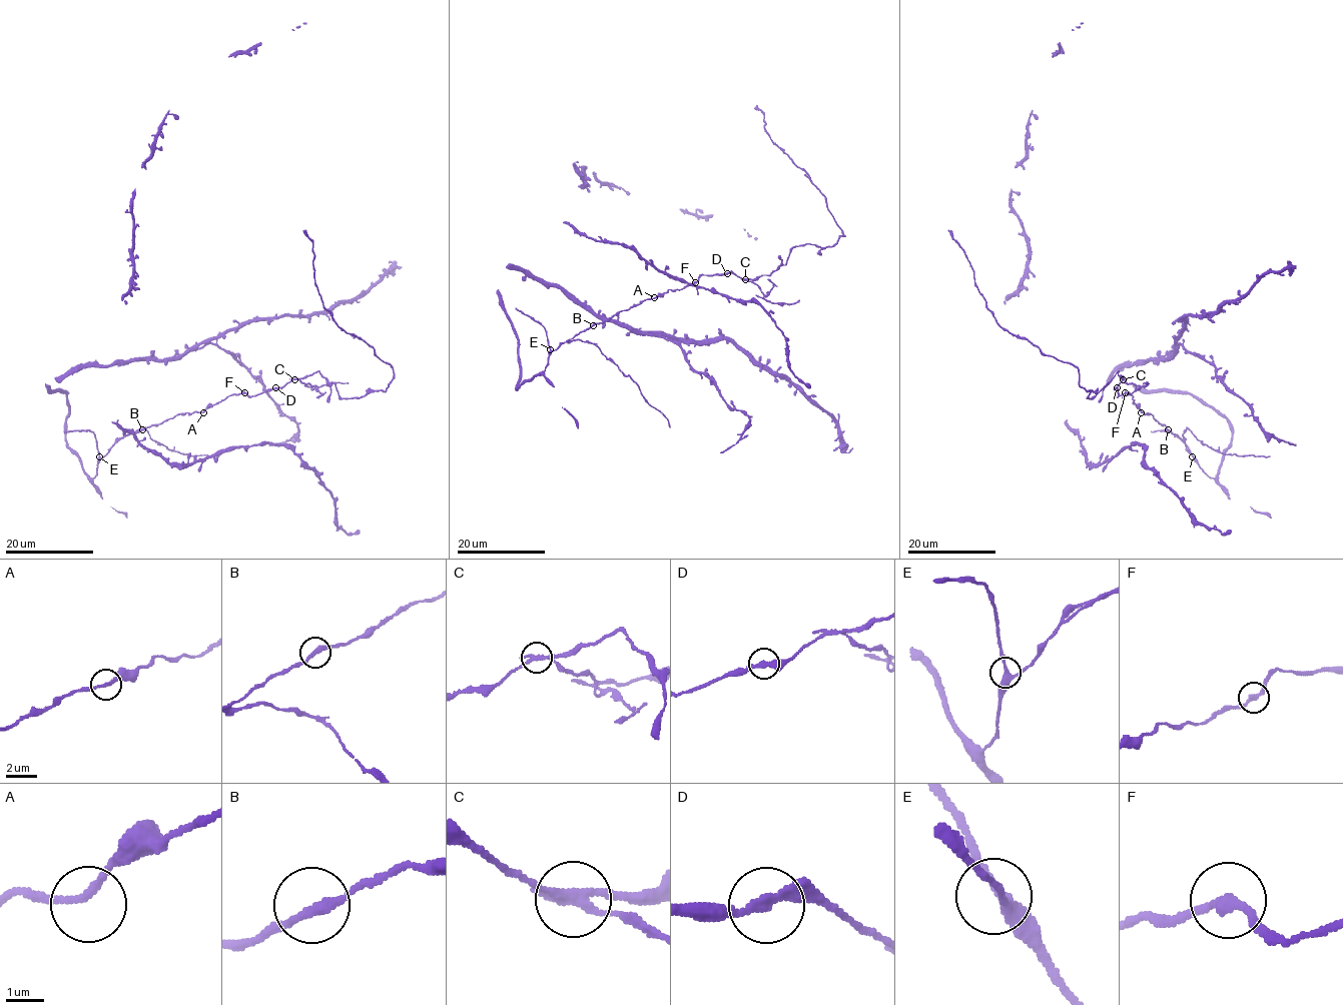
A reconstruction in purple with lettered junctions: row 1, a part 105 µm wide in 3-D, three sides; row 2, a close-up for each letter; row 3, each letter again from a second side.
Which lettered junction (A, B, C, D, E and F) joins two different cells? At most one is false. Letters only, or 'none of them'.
C

